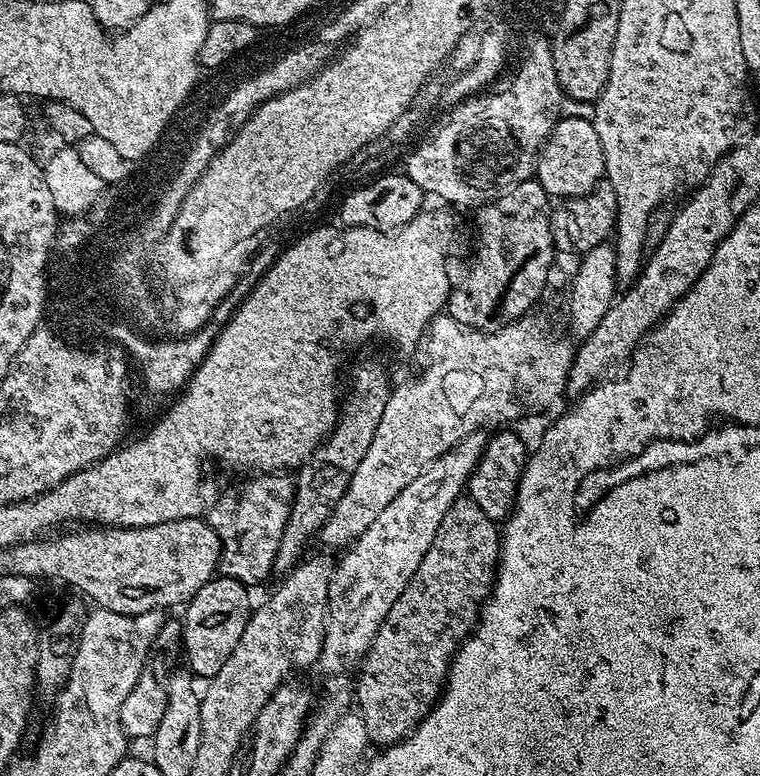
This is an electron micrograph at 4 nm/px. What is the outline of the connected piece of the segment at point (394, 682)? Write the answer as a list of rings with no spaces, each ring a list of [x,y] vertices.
[[[467,494],[457,496],[455,502],[450,506],[450,510],[446,510],[446,518],[442,518],[442,526],[438,526],[438,534],[434,534],[434,542],[430,542],[430,550],[426,550],[426,558],[422,558],[422,566],[418,566],[414,578],[410,578],[410,582],[406,586],[404,594],[398,598],[398,602],[394,602],[394,606],[390,606],[390,614],[386,614],[378,634],[373,638],[372,645],[368,647],[368,651],[359,665],[359,667],[361,666],[360,677],[356,680],[356,692],[354,688],[354,704],[360,717],[366,722],[369,745],[383,750],[390,747],[391,744],[402,742],[422,723],[432,711],[432,705],[440,699],[448,678],[448,665],[452,663],[456,649],[468,639],[472,629],[476,627],[476,622],[480,619],[480,609],[484,601],[492,594],[492,586],[496,582],[496,570],[500,567],[501,539],[502,532],[497,521],[486,518],[486,514],[478,506],[478,502],[474,502]]]

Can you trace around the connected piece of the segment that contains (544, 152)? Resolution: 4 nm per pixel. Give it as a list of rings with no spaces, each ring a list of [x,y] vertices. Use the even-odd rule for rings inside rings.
[[[565,115],[557,120],[540,149],[534,176],[553,197],[582,196],[591,191],[604,176],[602,142],[598,142],[598,130],[591,119],[583,120],[577,116]]]

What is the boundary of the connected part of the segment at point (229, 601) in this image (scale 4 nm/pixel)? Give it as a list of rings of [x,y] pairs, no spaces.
[[[220,574],[206,582],[206,586],[202,586],[202,590],[198,590],[198,594],[194,594],[194,598],[188,601],[183,609],[184,616],[182,615],[182,648],[186,653],[186,660],[188,656],[187,667],[193,677],[211,678],[218,674],[218,670],[230,658],[254,608],[253,602],[248,601],[248,592],[249,589],[242,582]]]

